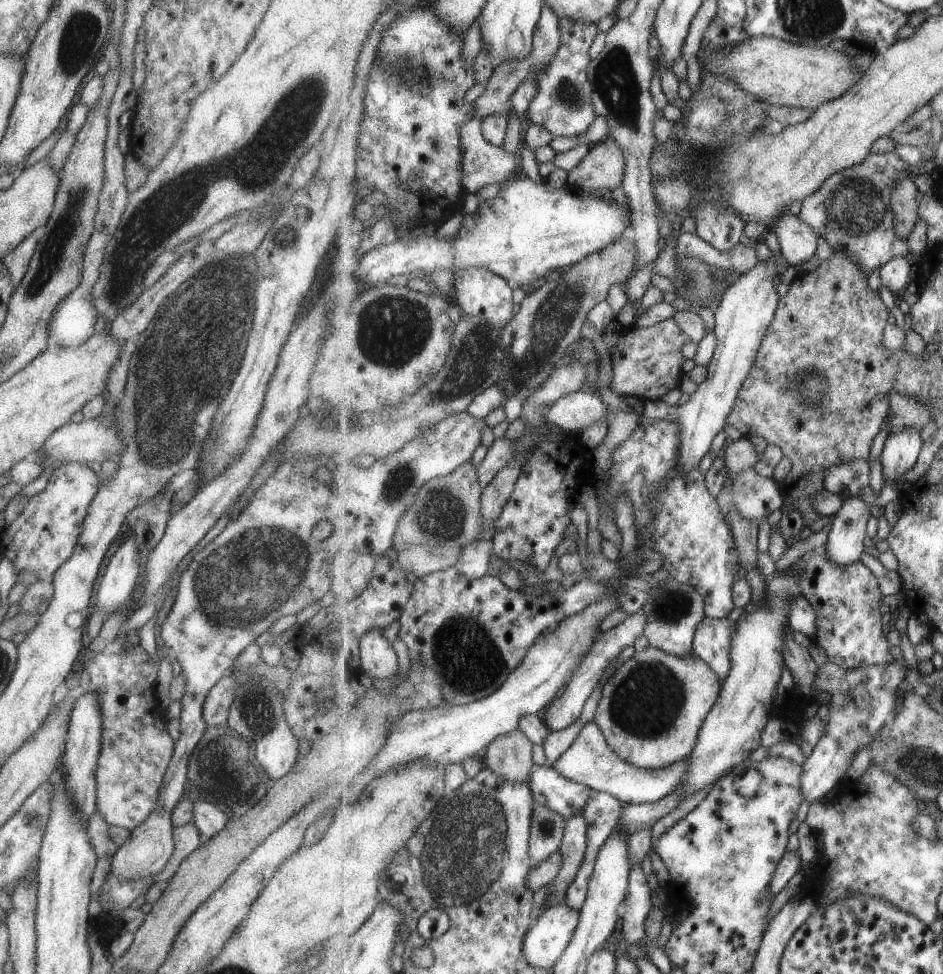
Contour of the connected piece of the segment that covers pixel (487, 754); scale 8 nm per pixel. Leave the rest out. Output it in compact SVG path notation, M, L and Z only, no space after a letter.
M521 728L501 736L484 751L485 766L507 782L528 782L533 768L534 742Z

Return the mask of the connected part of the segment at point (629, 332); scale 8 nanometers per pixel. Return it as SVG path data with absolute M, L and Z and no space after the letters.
M674 316L650 327L638 328L635 325L630 328L624 327L611 352L613 371L611 390L618 395L633 396L644 403L659 400L667 392L679 388L681 377L685 374L683 346L689 340L689 336L681 330Z

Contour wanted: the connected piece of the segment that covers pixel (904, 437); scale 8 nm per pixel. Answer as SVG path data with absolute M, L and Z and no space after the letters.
M905 426L887 436L879 458L884 480L890 481L896 489L901 488L899 478L917 464L923 445L921 432L913 426Z

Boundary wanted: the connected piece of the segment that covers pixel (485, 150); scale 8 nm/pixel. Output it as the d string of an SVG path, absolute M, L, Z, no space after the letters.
M474 117L469 122L463 124L461 136L463 136L463 186L467 188L467 192L477 193L483 186L489 184L504 184L512 177L514 173L521 168L522 163L519 155L505 152L503 145L495 146L491 142L487 142L481 131L483 119Z

